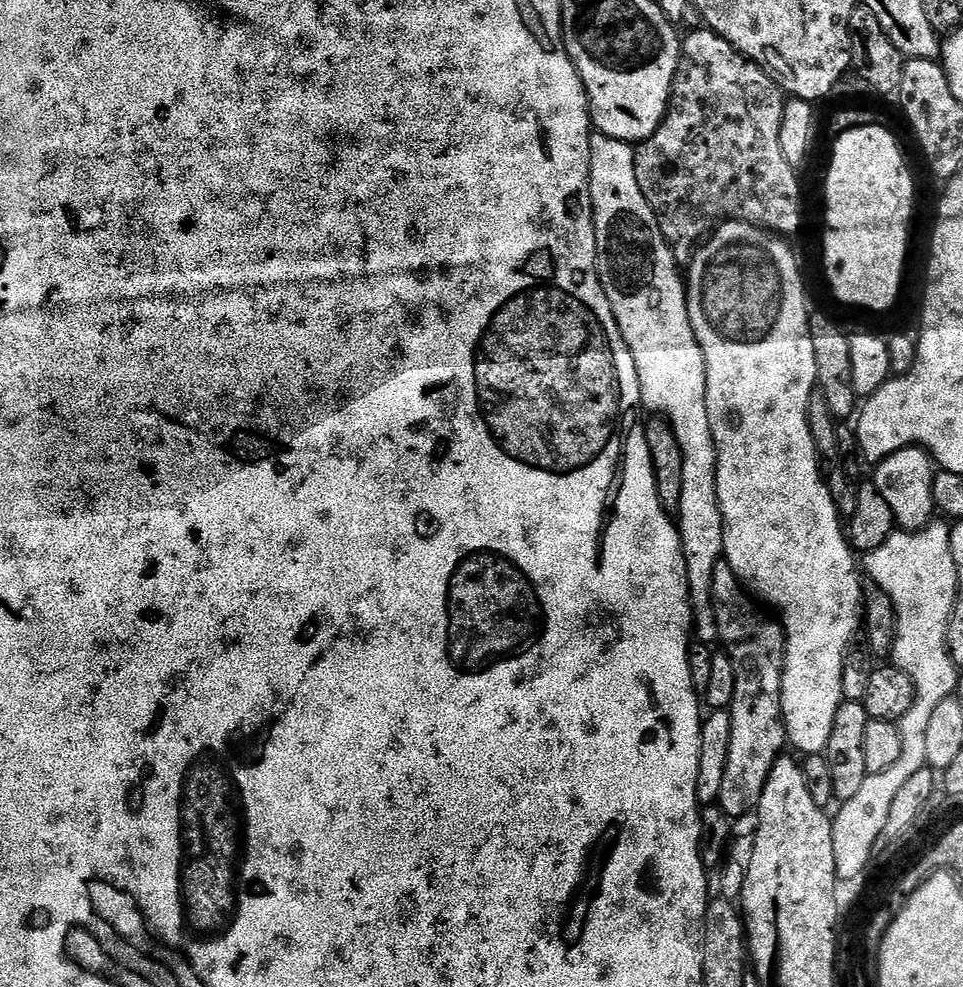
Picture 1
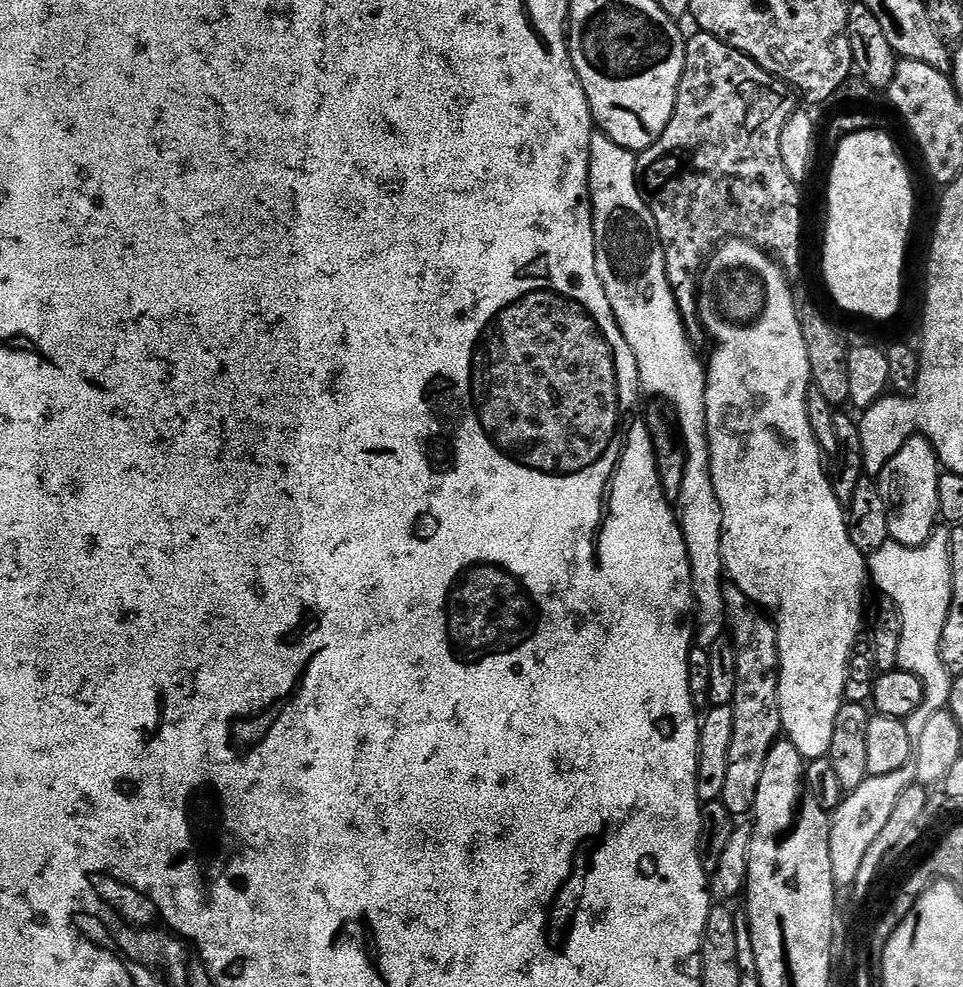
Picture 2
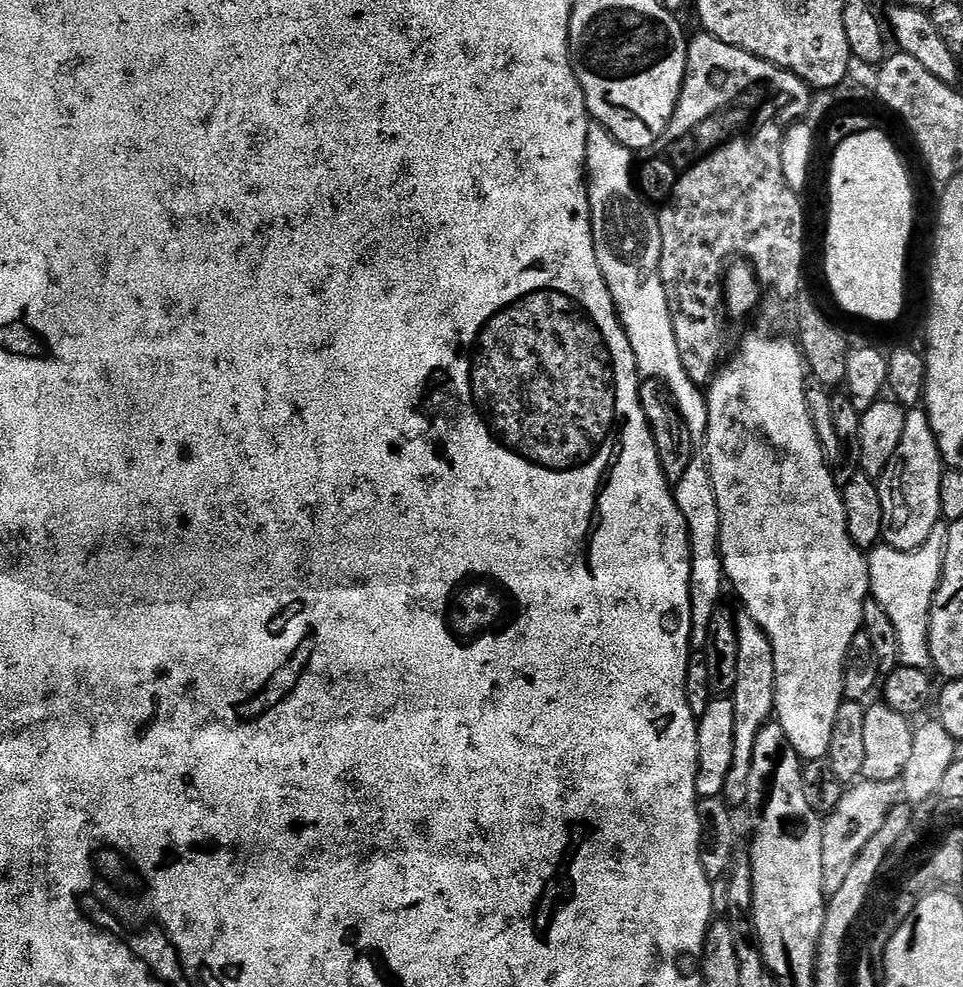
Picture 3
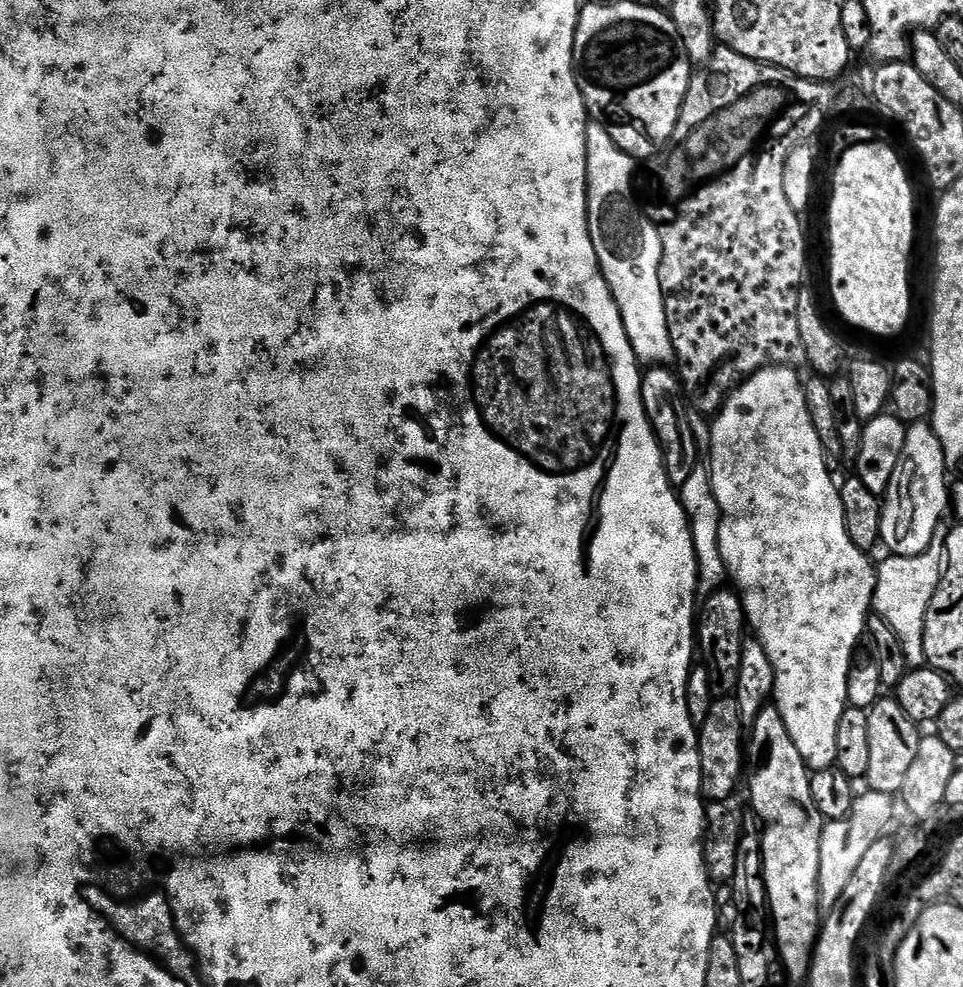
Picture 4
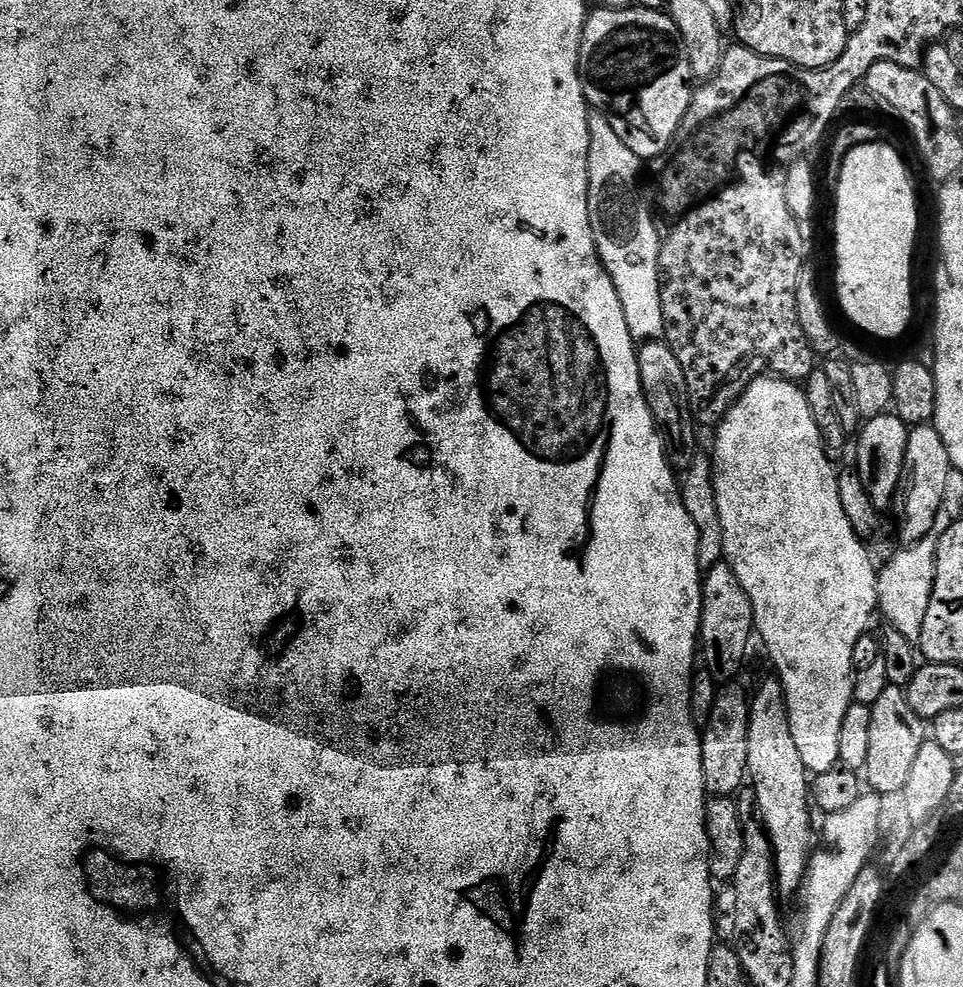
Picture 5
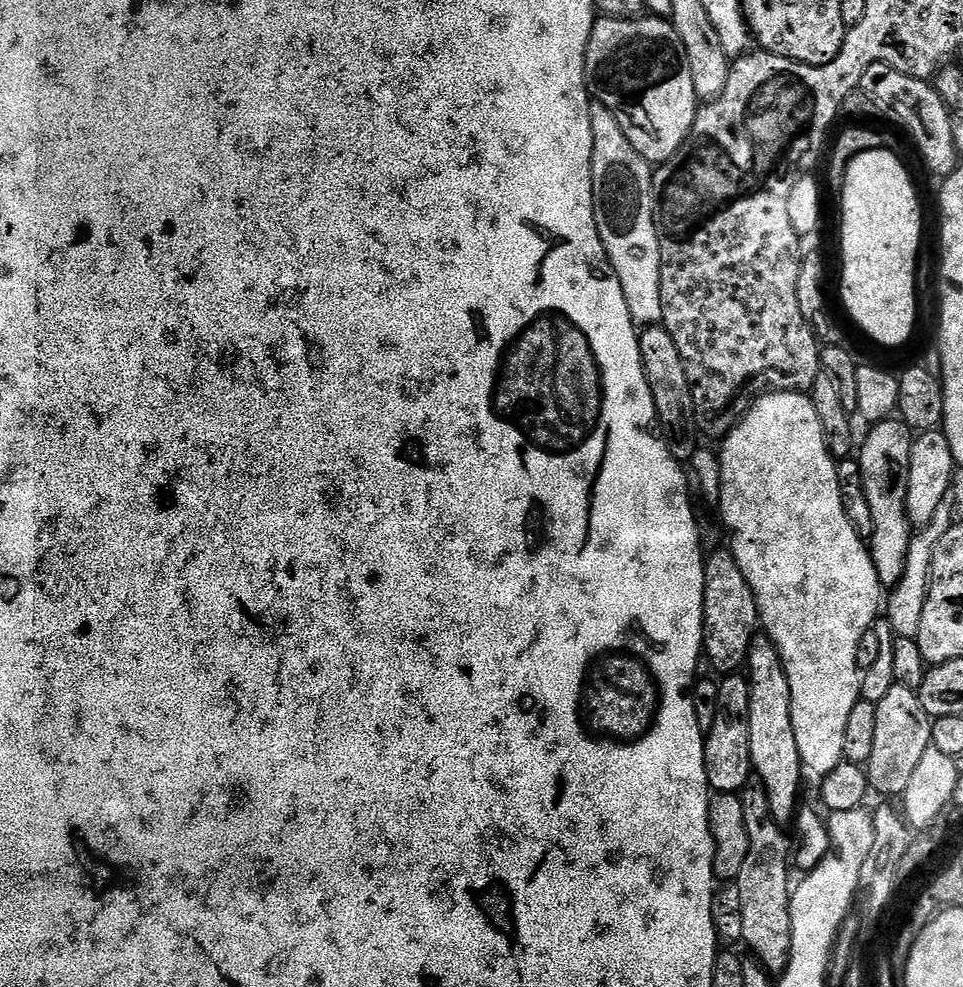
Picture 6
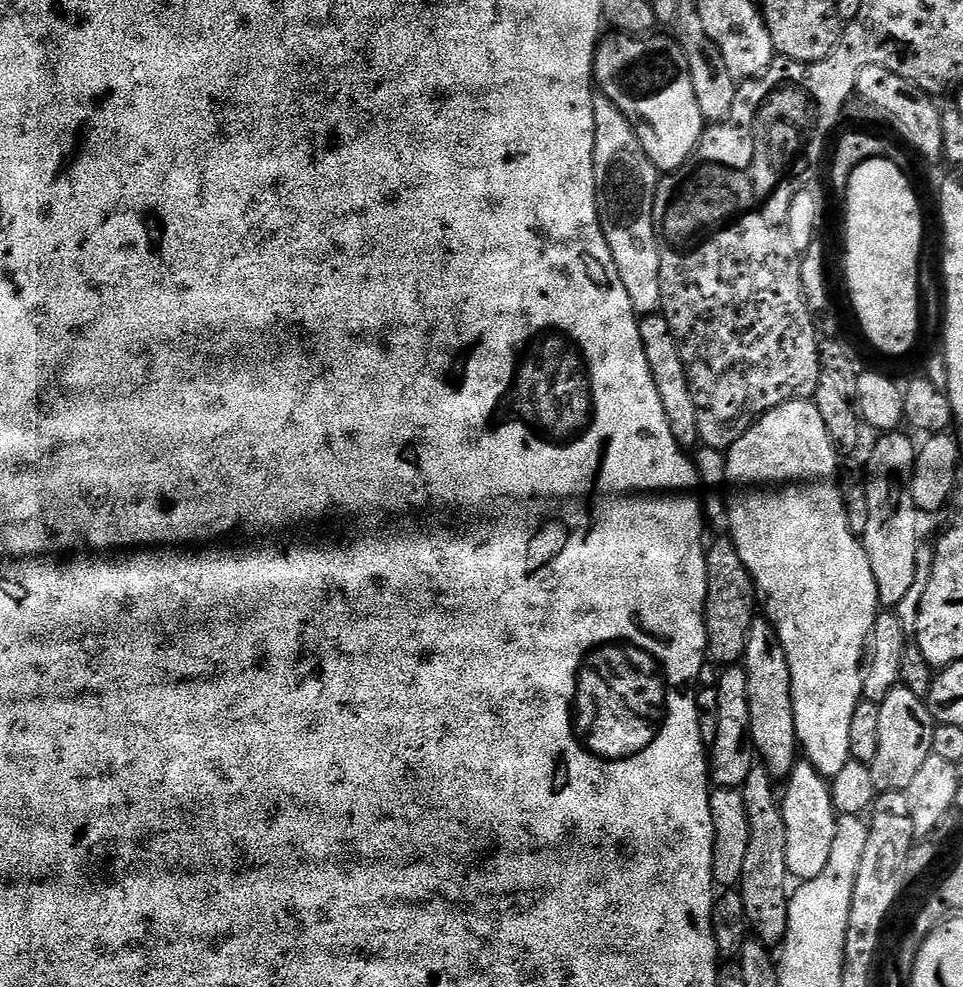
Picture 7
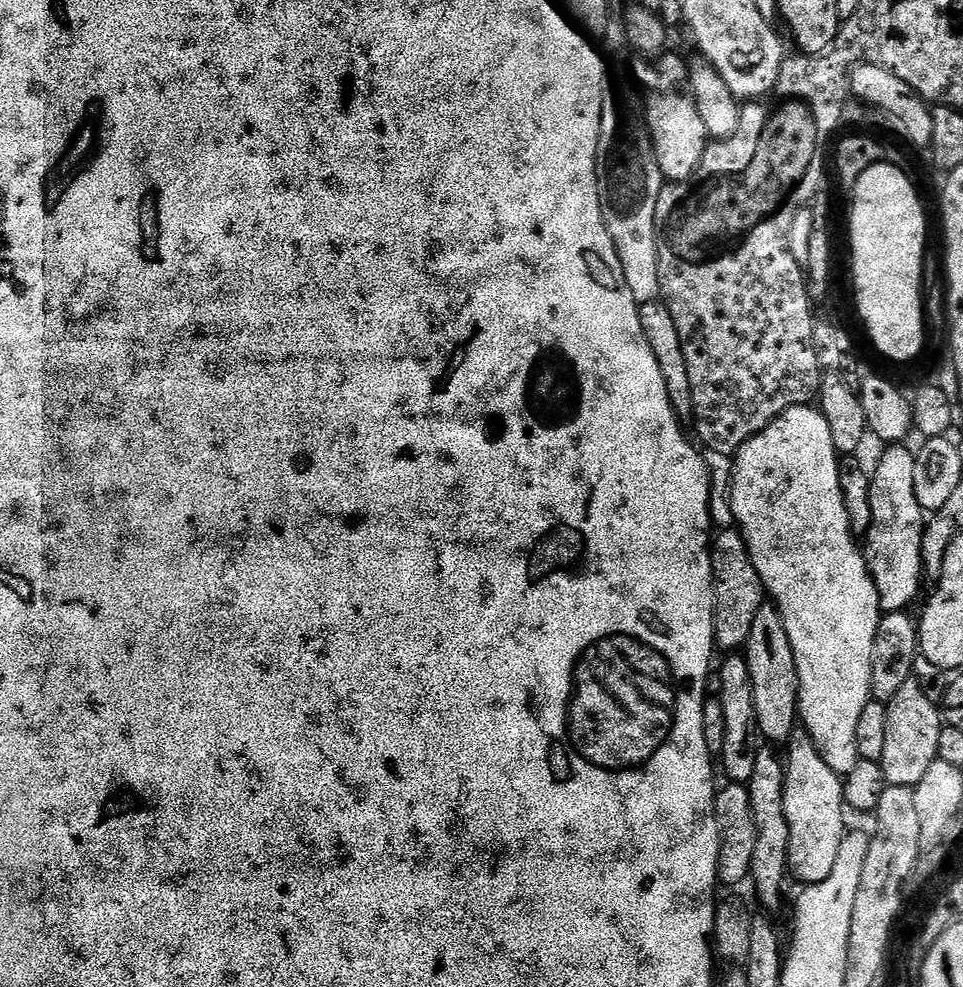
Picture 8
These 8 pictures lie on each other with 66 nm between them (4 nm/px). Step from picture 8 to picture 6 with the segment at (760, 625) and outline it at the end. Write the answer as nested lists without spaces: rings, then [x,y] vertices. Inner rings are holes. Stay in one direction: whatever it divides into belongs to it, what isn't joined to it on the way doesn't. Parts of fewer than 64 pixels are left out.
[[[757,634],[752,637],[752,645],[748,651],[748,659],[746,661],[746,679],[748,685],[752,687],[750,690],[750,758],[752,759],[752,771],[755,779],[759,780],[763,784],[766,794],[768,795],[768,801],[770,802],[770,810],[772,811],[772,817],[784,826],[795,817],[798,811],[798,803],[796,804],[796,795],[800,792],[800,776],[802,777],[802,765],[800,762],[800,755],[798,754],[798,738],[794,738],[794,726],[792,725],[792,699],[790,698],[790,682],[786,678],[786,670],[784,664],[780,661],[780,655],[775,646],[772,645],[772,640],[766,634]]]

